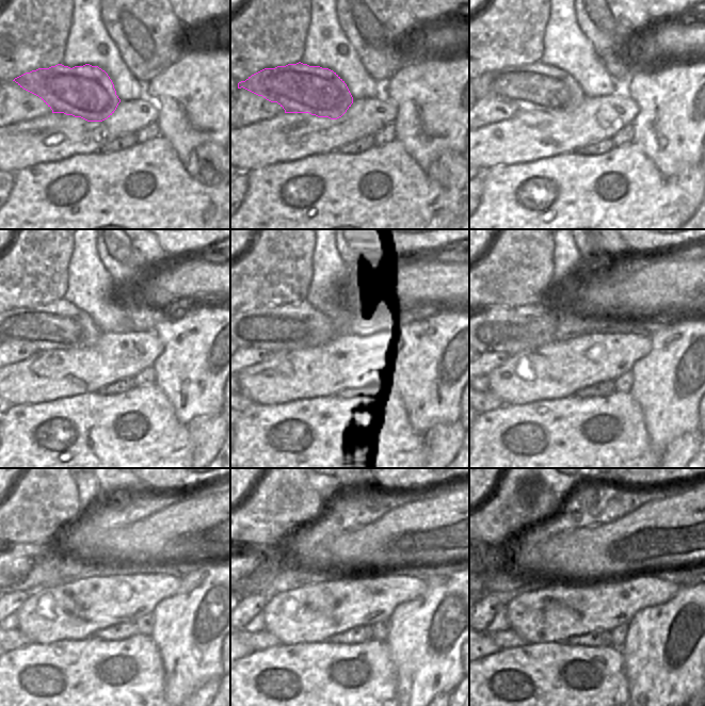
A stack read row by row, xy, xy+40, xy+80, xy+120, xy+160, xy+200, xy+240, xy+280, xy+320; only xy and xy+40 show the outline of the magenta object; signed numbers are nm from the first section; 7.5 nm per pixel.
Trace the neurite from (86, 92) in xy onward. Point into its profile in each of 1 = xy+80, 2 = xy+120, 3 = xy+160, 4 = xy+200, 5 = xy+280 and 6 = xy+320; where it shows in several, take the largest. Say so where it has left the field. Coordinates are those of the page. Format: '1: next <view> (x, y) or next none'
1: next xy+80 (537, 86)
2: next xy+120 (59, 325)
3: next xy+160 (299, 325)
4: next xy+200 (510, 330)
5: next xy+280 (252, 574)
6: next xy+320 (491, 580)

